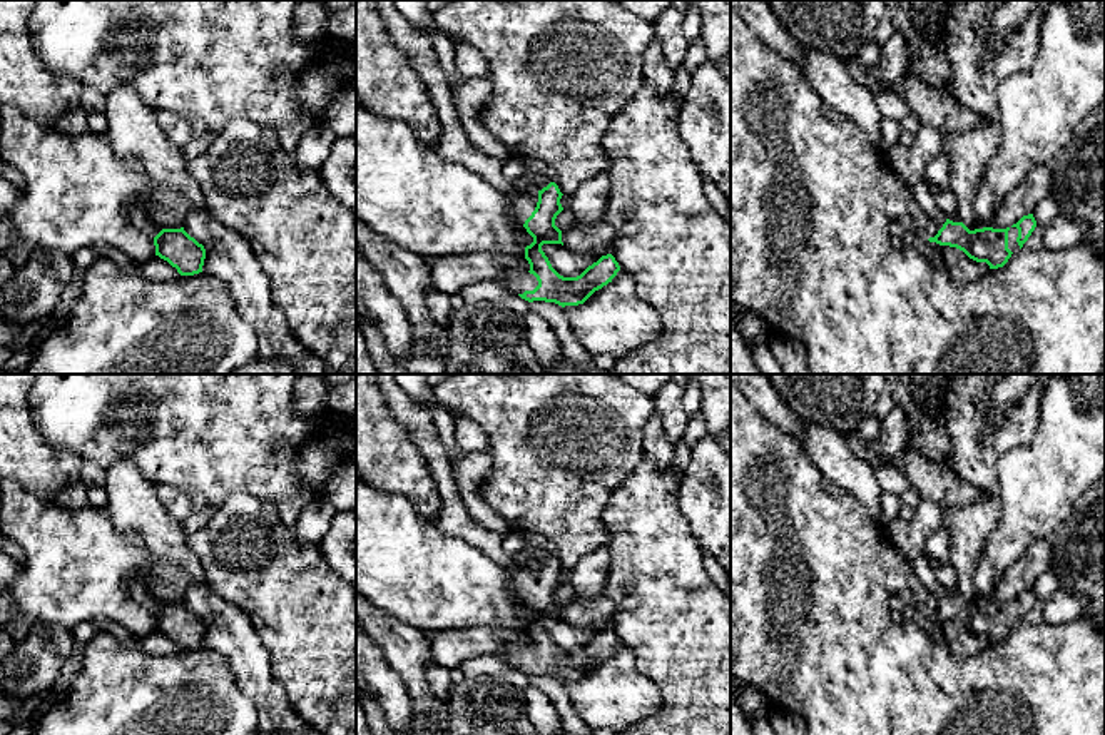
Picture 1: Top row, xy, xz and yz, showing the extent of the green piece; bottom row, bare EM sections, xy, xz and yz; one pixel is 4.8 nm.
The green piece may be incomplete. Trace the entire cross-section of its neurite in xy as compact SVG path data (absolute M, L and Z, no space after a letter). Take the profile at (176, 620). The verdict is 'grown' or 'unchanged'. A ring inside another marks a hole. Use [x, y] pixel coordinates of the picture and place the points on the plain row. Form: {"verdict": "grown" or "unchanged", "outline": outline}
{"verdict": "grown", "outline": "M129 578L127 586L132 598L154 613L155 630L167 635L181 650L194 650L202 646L206 623L184 601L160 603L145 583Z"}

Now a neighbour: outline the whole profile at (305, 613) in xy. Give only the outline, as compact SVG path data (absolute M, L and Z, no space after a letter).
M242 491L231 493L209 523L187 536L187 545L202 565L206 583L251 618L272 675L304 723L321 735L356 735L356 588L328 566L319 546L299 543L274 504Z

